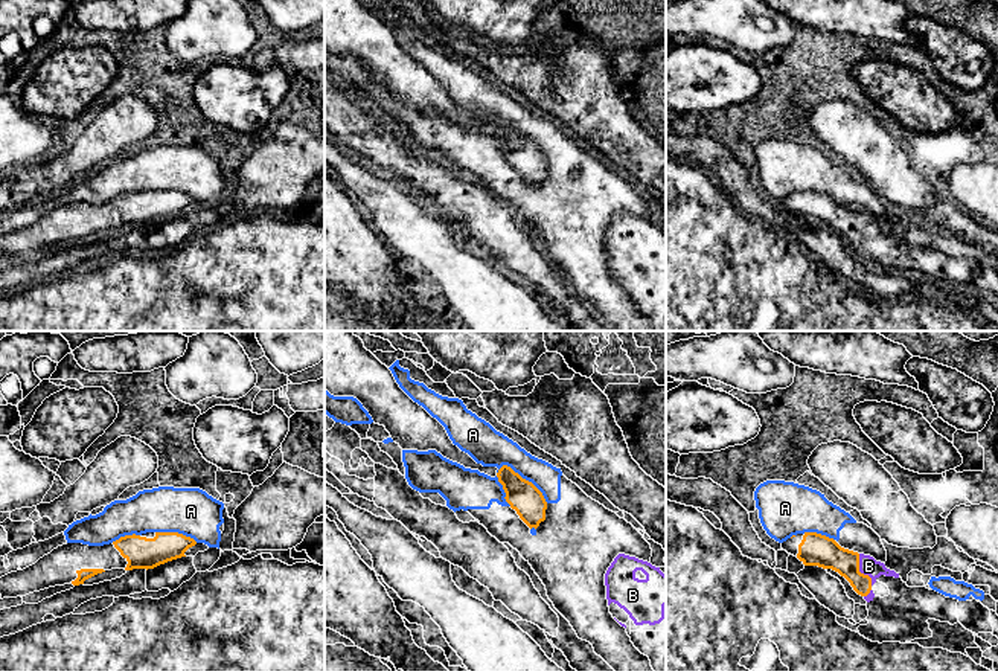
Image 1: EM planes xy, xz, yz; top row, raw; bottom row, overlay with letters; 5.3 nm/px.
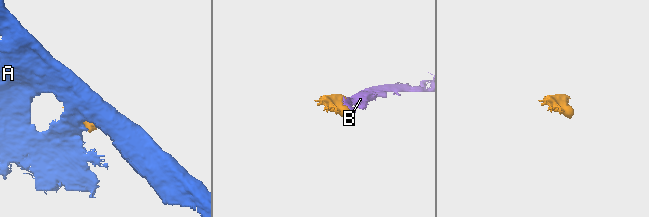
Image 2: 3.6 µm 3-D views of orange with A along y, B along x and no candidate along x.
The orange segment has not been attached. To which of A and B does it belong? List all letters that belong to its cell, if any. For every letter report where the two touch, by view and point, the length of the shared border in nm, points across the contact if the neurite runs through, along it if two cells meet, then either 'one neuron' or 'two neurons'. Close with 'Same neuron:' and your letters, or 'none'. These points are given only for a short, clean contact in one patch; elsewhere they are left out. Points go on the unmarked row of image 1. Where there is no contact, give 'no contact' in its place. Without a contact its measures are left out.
A: contact xz (524, 138); length 320 nm; two neurons
B: contact yz (858, 229); length 180 nm; one neuron
Same neuron: B

